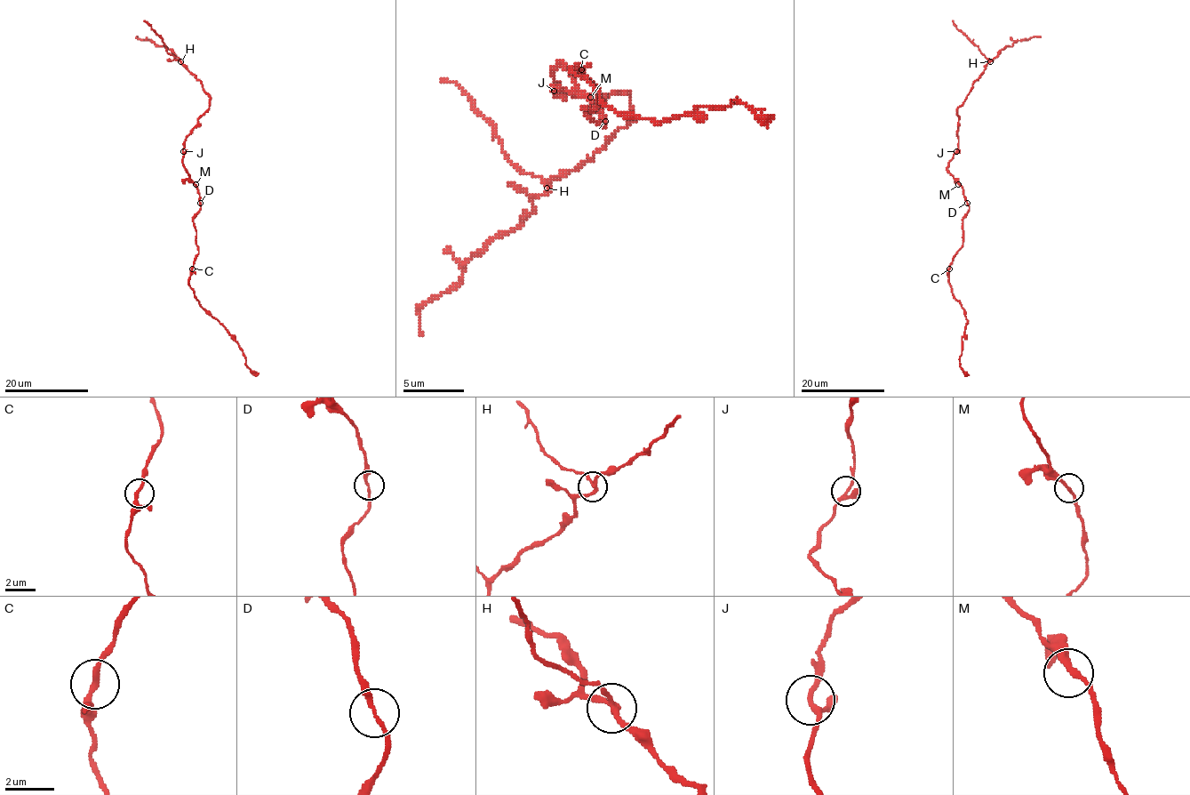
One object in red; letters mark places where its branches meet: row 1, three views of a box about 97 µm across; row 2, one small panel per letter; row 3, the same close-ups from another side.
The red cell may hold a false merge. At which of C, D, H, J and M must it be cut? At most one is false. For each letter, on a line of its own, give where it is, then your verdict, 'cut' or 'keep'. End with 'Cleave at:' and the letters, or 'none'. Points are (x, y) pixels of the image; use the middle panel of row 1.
C: place (581, 69); keep
D: place (605, 121); keep
H: place (547, 188); cut
J: place (554, 91); keep
M: place (590, 97); keep
Cleave at: H

